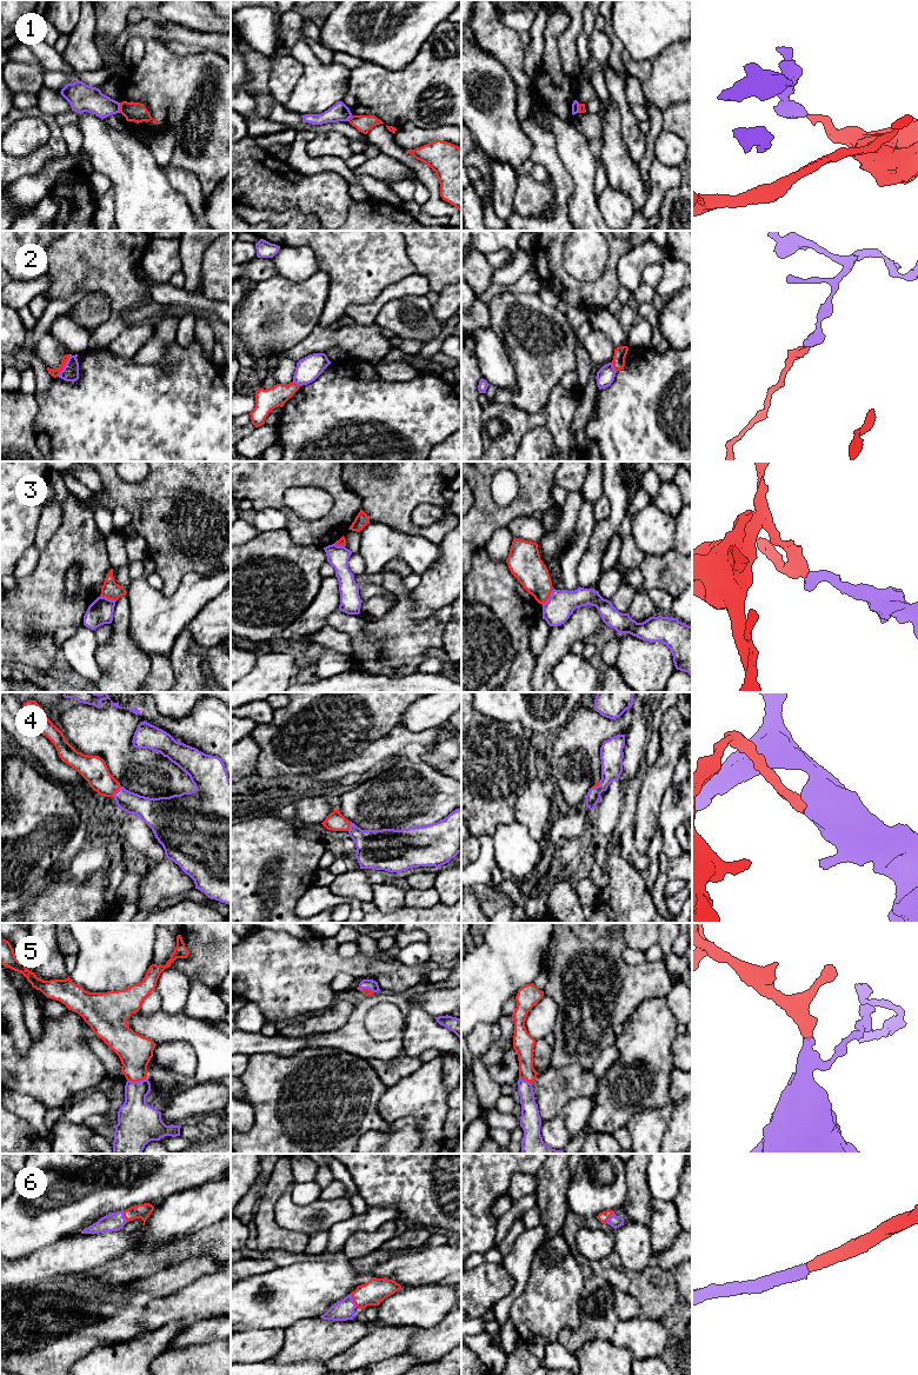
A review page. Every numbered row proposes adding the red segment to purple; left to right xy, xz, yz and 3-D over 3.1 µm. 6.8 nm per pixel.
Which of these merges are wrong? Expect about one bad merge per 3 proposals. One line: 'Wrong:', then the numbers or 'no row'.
Wrong: 1, 2, 3

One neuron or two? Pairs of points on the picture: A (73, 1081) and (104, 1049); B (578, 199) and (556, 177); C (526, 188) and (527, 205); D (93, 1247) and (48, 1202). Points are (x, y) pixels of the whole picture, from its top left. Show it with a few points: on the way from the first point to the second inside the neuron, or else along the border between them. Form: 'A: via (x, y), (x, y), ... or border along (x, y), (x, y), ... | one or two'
A: border along (84, 1030), (84, 1037), (91, 1050), (107, 1071) | two
B: border along (563, 166), (572, 181), (565, 198), (569, 218) | two
C: via (527, 192), (527, 201) | one
D: border along (80, 1231), (64, 1236), (53, 1243) | two

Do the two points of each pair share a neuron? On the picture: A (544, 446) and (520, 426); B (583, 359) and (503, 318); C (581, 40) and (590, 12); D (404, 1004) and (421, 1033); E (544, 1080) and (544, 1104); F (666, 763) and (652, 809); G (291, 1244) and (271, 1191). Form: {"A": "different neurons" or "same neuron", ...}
{"A": "different neurons", "B": "different neurons", "C": "same neuron", "D": "different neurons", "E": "same neuron", "F": "same neuron", "G": "same neuron"}

